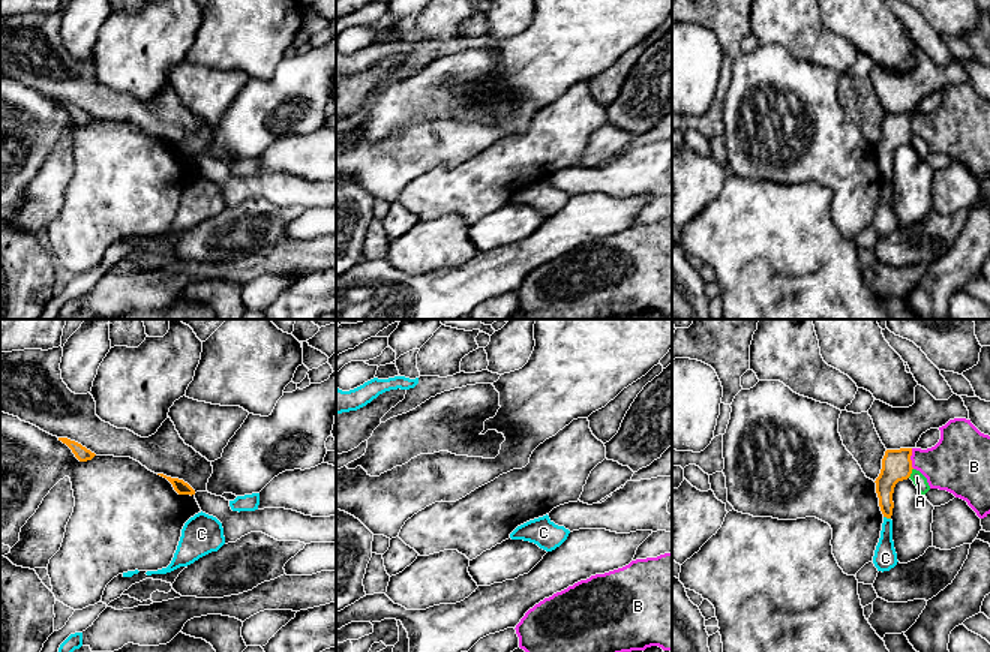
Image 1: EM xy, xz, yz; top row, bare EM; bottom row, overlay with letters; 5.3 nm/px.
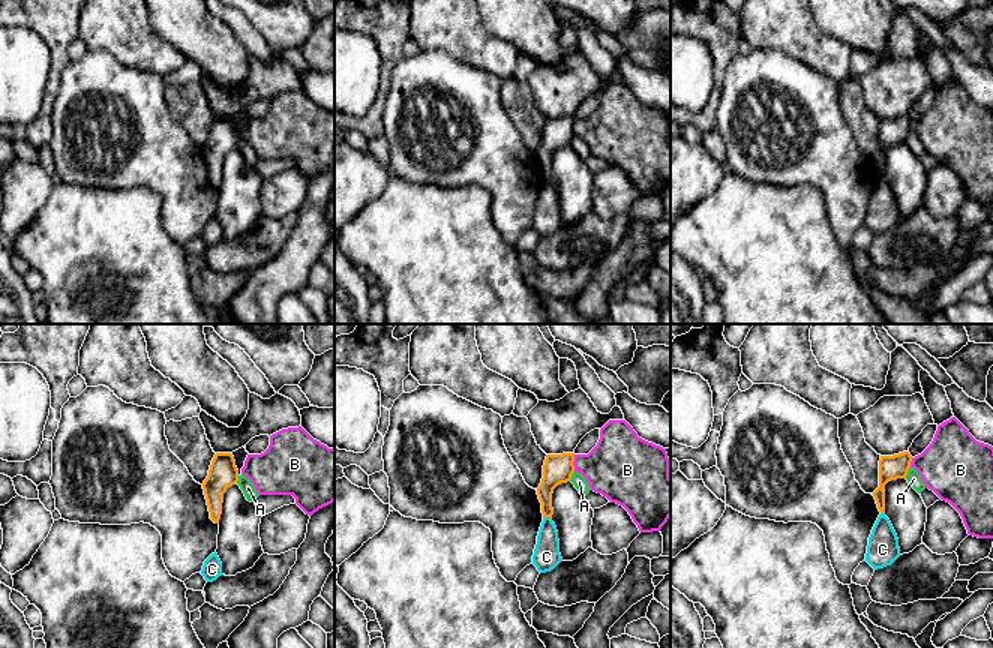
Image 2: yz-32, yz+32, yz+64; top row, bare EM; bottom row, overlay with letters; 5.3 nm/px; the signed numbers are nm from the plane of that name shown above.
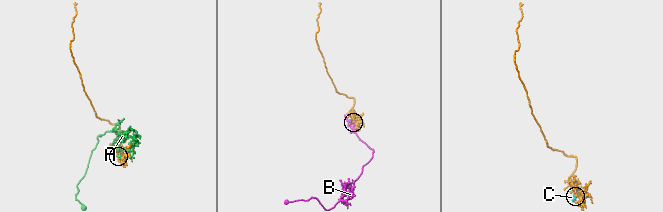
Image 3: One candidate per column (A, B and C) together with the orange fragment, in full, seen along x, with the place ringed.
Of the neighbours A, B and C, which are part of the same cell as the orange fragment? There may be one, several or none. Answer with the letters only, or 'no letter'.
no letter

